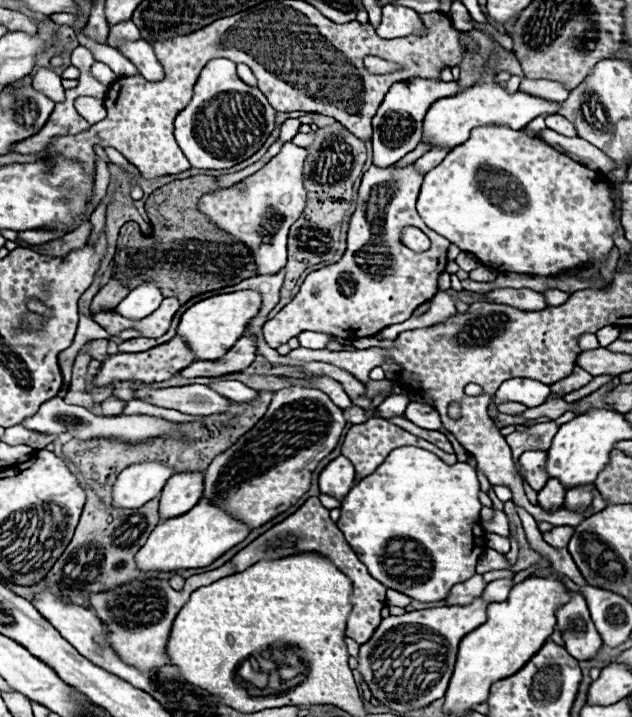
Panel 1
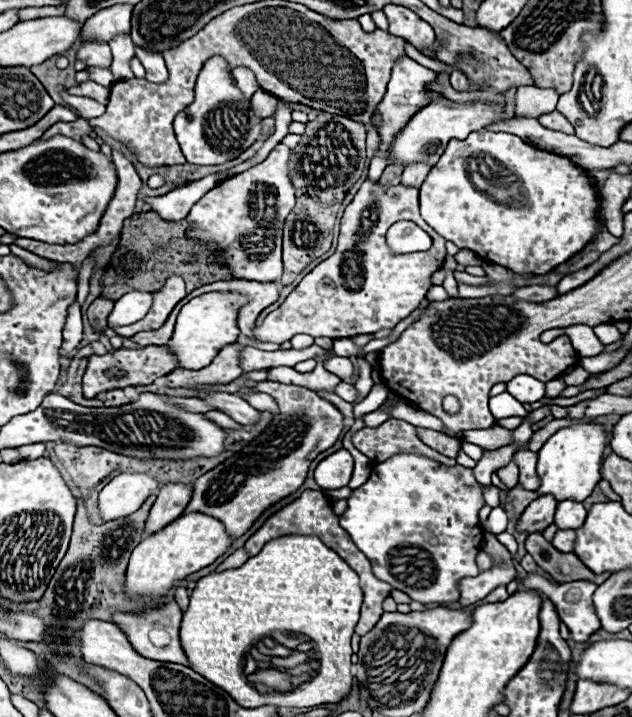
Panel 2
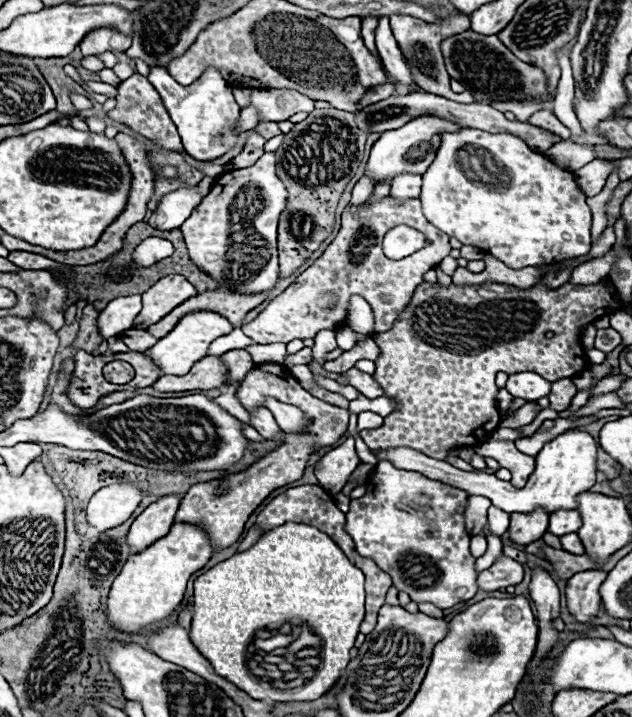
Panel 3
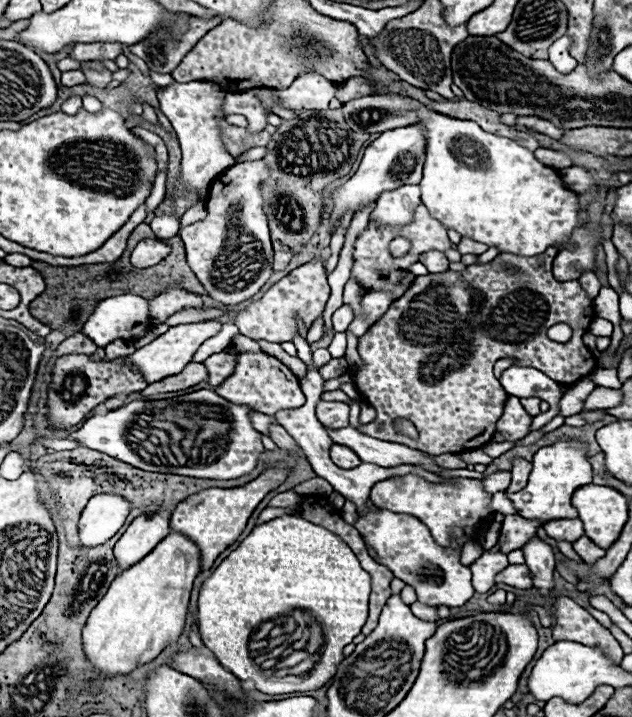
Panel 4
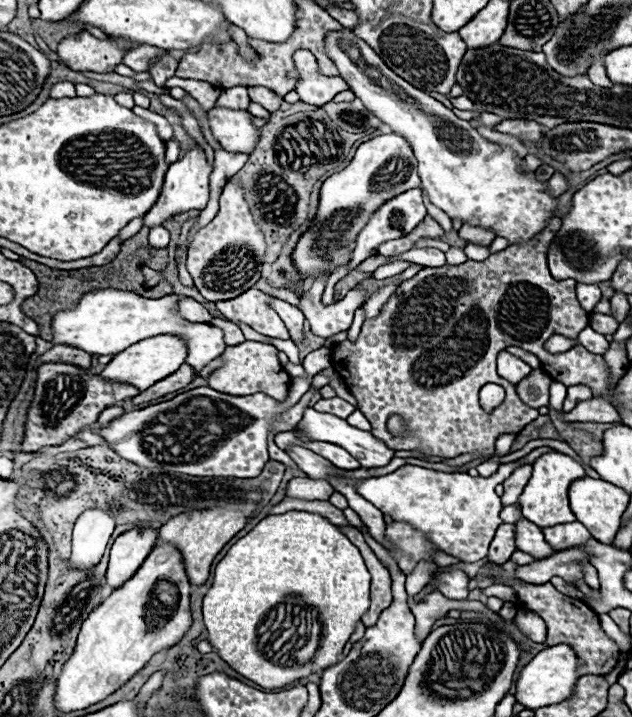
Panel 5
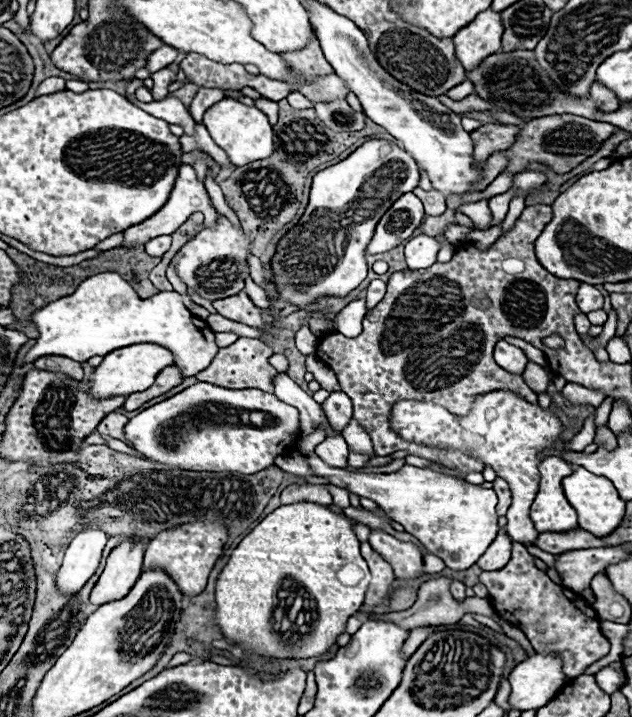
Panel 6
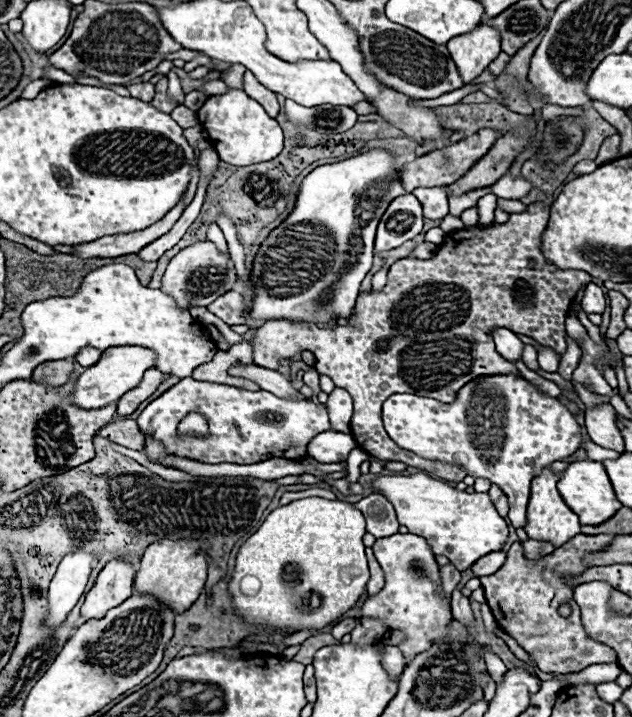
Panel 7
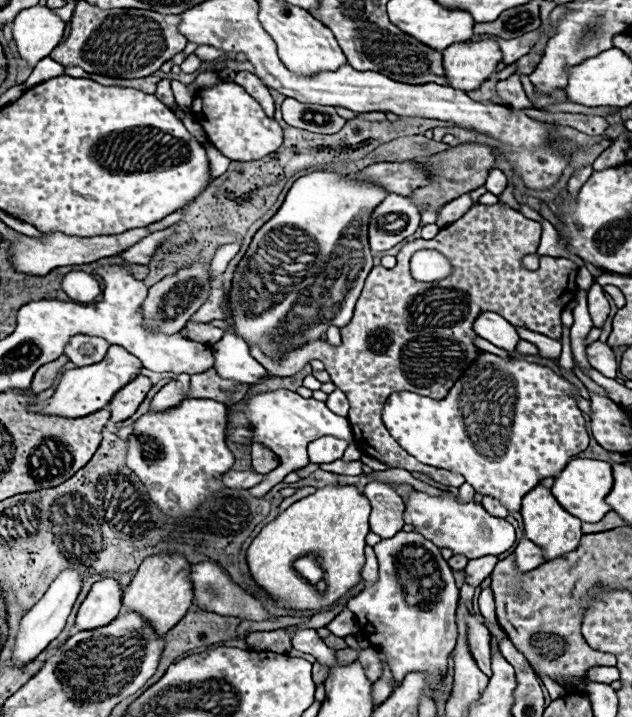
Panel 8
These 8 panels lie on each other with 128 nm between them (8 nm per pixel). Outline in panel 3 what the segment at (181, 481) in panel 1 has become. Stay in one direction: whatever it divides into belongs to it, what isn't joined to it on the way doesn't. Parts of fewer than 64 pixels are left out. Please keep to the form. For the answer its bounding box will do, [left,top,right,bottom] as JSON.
[128,494,182,554]

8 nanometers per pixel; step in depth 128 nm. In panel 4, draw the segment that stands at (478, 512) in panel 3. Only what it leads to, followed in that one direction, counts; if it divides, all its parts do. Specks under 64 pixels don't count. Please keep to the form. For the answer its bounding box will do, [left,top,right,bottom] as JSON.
[490,492,514,516]

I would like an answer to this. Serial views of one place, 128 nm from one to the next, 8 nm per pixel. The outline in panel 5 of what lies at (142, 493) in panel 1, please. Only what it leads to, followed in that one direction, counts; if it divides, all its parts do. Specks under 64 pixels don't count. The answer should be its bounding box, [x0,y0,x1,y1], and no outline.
[72,508,114,570]

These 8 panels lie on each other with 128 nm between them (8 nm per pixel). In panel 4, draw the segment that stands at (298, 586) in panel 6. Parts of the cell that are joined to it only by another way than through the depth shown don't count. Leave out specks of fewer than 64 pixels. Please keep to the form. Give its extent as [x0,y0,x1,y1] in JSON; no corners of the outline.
[198,514,370,694]

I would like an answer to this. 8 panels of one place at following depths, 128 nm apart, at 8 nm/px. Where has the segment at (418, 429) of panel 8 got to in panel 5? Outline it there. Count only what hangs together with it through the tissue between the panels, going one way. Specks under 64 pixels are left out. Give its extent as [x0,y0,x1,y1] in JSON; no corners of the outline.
[516,520,554,562]

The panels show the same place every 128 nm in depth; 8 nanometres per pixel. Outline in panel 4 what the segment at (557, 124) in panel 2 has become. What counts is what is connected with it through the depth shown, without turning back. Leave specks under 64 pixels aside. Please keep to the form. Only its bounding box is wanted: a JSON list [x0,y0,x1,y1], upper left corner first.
[516,116,564,140]

